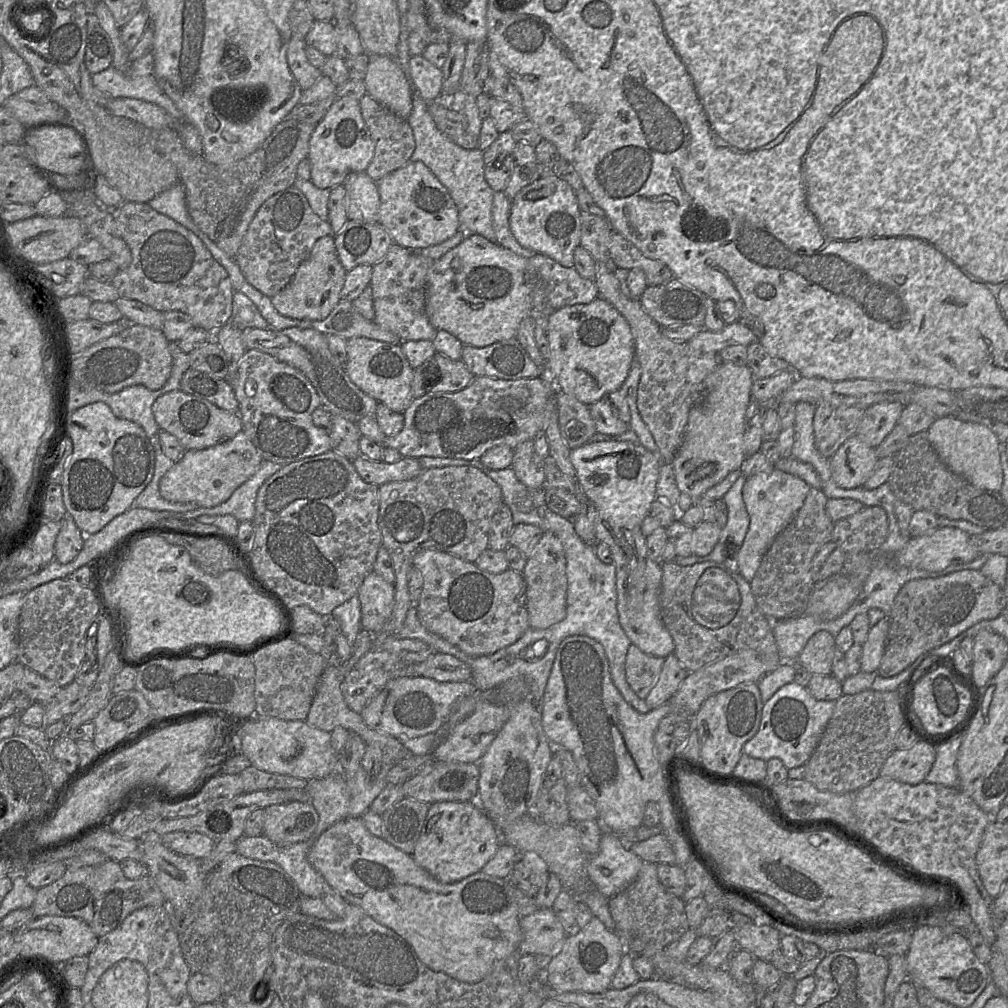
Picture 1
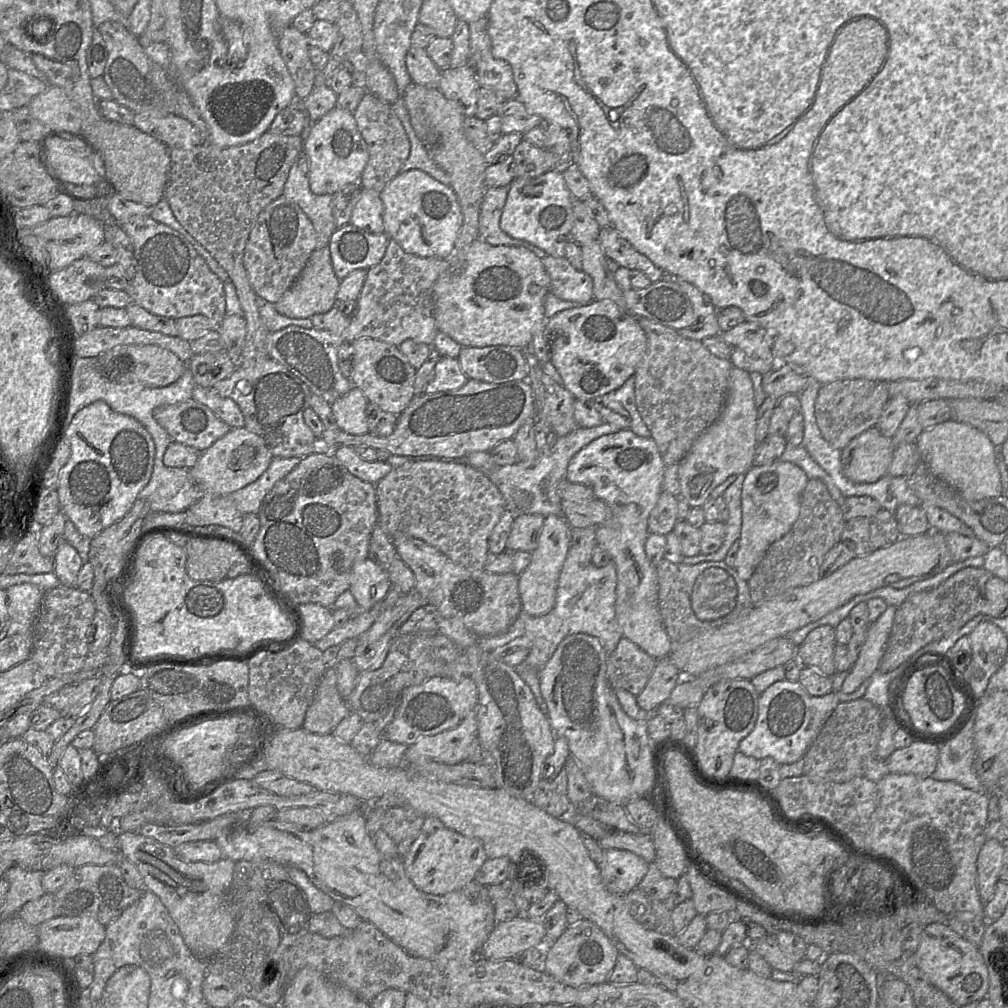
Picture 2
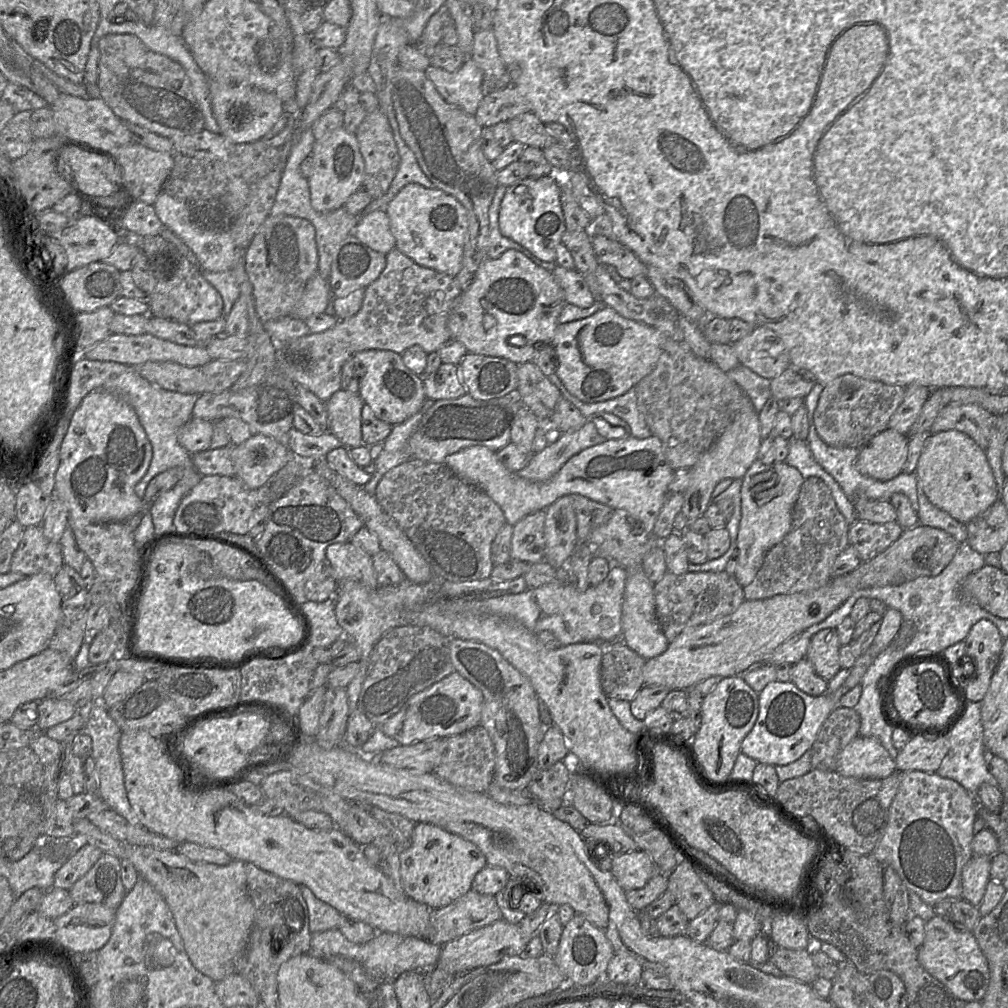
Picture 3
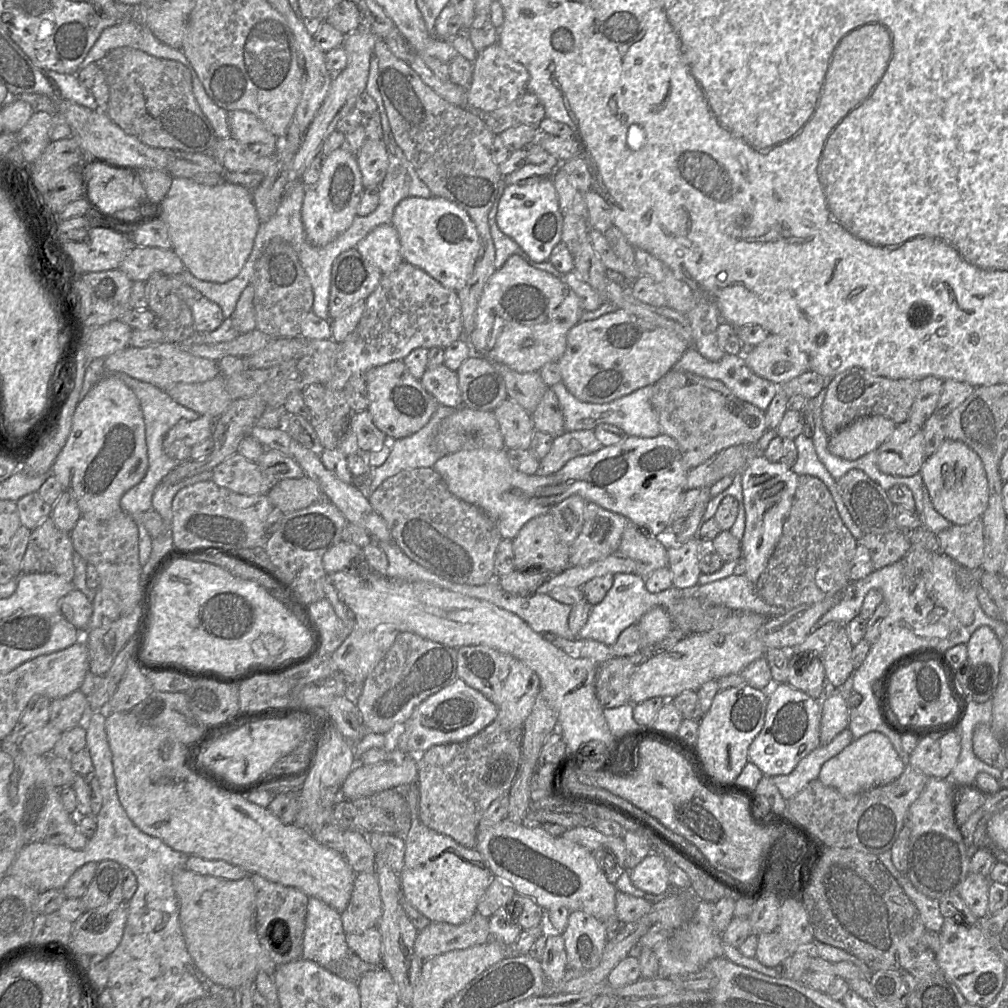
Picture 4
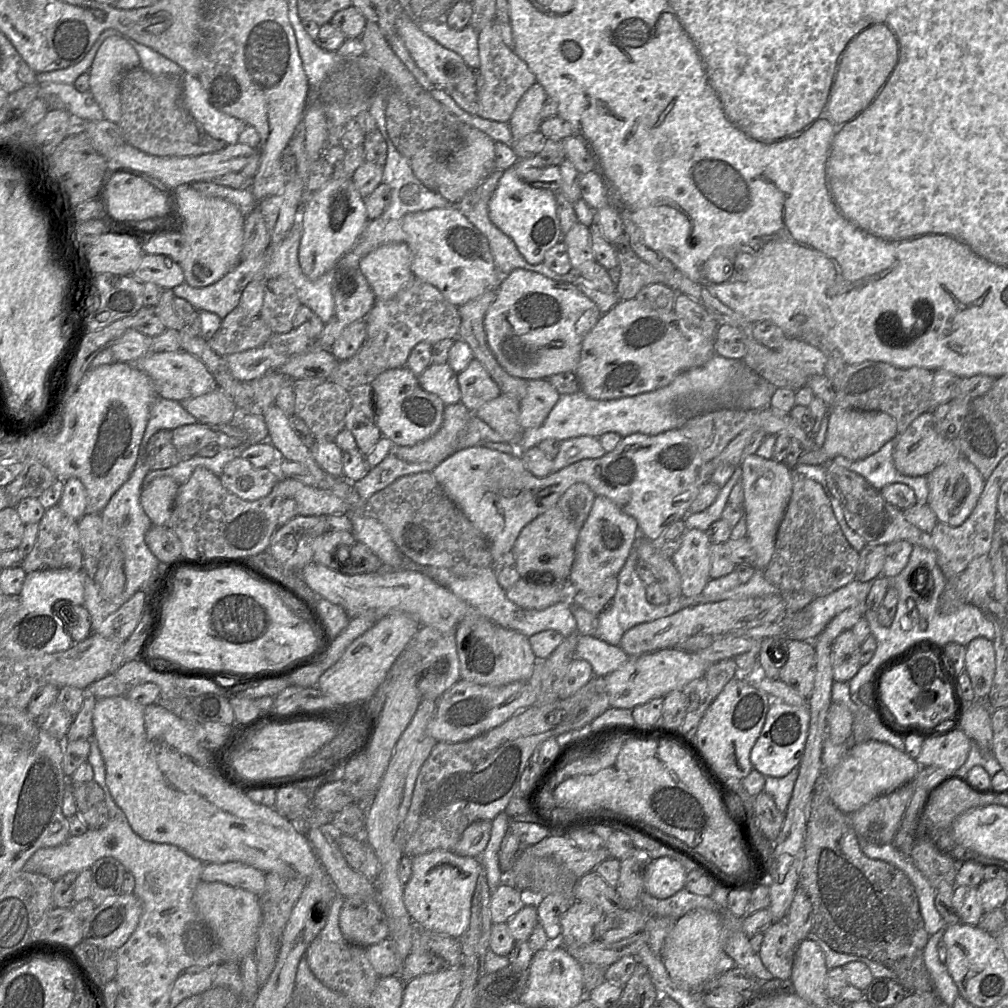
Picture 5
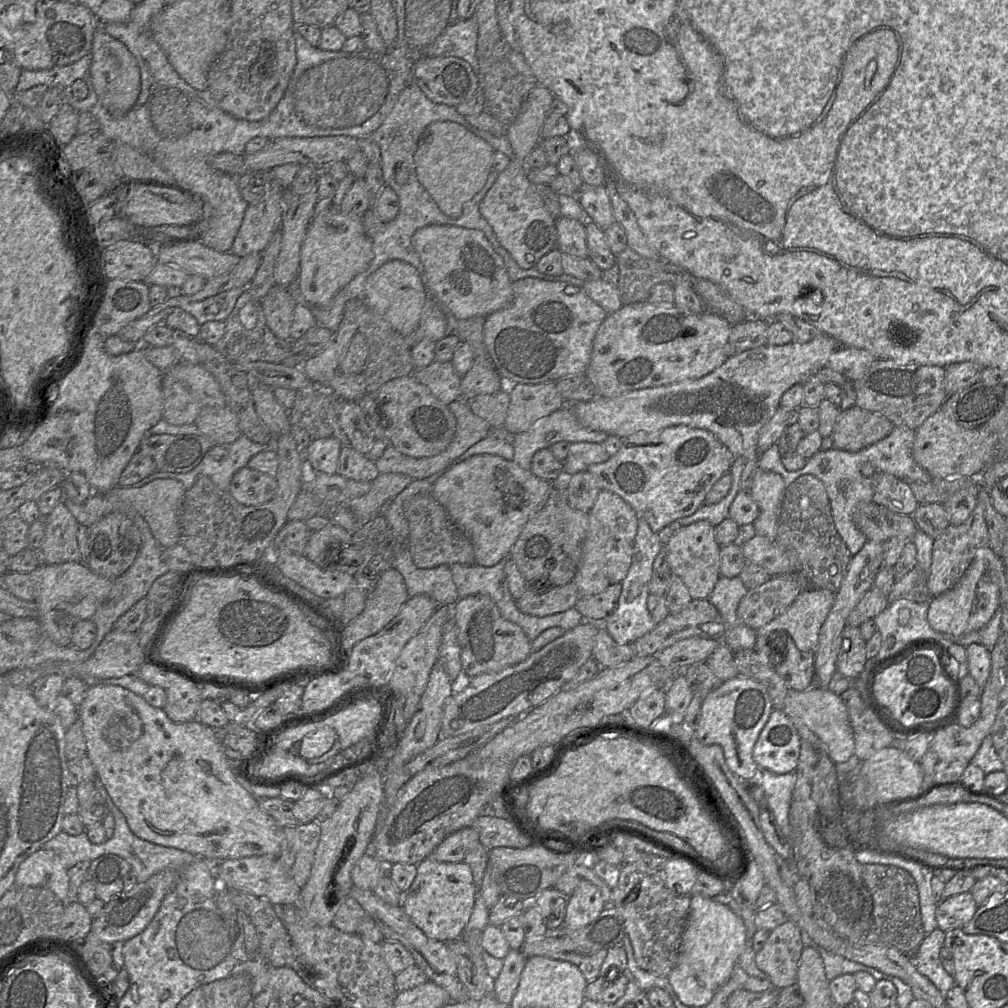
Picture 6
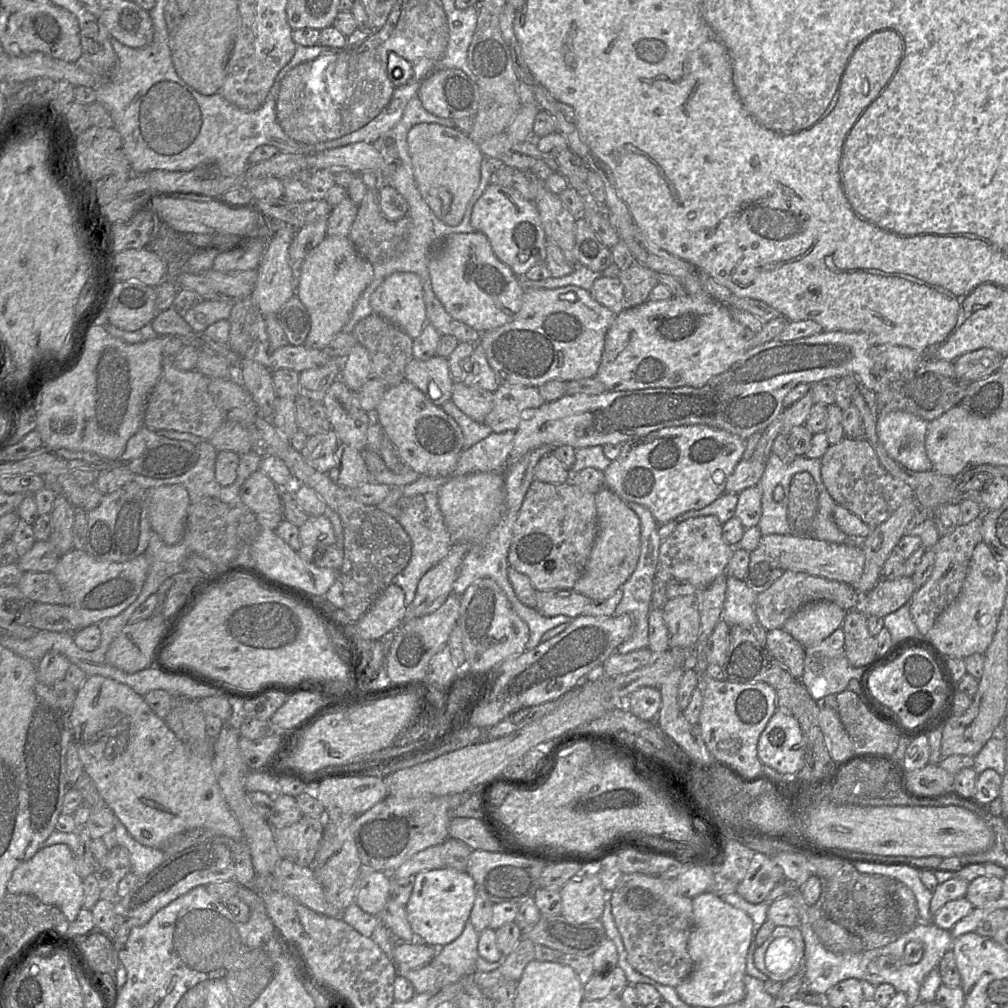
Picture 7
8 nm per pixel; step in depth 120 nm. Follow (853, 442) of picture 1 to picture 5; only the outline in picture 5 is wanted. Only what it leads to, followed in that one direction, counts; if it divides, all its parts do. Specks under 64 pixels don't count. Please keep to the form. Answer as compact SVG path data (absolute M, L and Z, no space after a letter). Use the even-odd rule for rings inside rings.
M927 411L918 416L903 433L897 435L893 451L896 470L905 476L911 477L927 476L941 464L958 457L963 456L961 456L956 442L943 438L935 430L932 411Z

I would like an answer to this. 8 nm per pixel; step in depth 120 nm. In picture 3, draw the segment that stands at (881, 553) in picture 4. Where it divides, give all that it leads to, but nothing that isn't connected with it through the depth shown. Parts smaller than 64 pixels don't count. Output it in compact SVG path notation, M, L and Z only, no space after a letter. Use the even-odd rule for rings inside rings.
M857 520L849 525L848 541L861 562L866 562L890 547L903 531L897 521L878 524Z

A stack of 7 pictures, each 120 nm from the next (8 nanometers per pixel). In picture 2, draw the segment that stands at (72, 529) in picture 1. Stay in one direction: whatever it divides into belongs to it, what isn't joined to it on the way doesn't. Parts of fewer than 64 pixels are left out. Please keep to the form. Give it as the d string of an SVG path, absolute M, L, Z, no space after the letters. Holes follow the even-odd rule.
M63 538L53 556L53 571L60 584L66 587L76 587L78 573L83 564L84 554L80 554Z

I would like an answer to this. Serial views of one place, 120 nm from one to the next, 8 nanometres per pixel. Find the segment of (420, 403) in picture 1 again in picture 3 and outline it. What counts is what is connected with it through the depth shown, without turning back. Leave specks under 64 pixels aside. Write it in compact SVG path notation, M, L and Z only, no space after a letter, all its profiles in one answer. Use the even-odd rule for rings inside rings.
M516 392L489 400L478 400L468 393L458 398L436 400L411 433L408 453L411 459L444 463L448 455L470 446L485 446L497 452L510 443L511 425L521 406ZM295 428L288 432L287 447L295 457L325 459L331 450L341 446L341 442L329 431L318 436L305 435Z

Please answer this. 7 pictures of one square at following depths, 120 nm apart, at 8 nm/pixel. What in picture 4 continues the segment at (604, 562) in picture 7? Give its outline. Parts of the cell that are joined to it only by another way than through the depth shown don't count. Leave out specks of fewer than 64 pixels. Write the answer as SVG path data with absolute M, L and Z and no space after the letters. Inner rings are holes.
M588 501L582 531L570 545L570 565L587 566L618 551L628 523L624 516Z

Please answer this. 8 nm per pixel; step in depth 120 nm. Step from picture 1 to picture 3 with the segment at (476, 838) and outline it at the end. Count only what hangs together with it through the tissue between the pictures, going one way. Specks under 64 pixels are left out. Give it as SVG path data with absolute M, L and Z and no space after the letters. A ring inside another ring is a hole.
M417 823L410 844L400 853L400 878L406 896L431 910L444 908L472 889L476 874L487 864L481 850L435 825Z

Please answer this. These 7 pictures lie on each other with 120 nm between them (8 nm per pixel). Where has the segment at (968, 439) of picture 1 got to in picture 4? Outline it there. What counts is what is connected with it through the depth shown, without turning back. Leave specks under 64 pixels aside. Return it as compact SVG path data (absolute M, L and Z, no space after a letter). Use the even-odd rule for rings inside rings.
M945 439L938 450L927 457L919 472L934 509L952 525L966 525L980 518L988 505L988 481L978 454L960 441Z

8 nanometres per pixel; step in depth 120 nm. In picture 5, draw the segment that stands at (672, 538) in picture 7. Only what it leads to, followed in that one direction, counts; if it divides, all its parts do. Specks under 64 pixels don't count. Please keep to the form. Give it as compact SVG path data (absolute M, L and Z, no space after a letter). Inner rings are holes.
M686 530L682 544L671 560L681 577L682 595L692 597L702 594L710 578L711 543L704 531Z

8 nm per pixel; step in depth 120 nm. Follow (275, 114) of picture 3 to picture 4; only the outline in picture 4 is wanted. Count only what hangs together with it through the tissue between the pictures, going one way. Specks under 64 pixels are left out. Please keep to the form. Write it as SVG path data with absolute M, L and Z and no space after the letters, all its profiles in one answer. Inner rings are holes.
M244 110L228 111L231 137L237 141L252 145L263 143L279 146L279 139L252 113Z

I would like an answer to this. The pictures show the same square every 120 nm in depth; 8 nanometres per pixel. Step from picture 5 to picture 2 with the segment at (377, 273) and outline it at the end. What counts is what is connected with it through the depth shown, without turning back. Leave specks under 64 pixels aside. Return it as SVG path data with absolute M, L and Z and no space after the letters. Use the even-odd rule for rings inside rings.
M361 188L350 223L371 233L384 233L383 203L380 193Z

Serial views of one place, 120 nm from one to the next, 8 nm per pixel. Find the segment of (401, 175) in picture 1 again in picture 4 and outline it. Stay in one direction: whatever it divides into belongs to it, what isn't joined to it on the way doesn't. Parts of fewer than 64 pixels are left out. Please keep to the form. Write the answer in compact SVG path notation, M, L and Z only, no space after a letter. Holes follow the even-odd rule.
M407 197L396 205L391 224L398 233L404 261L425 271L445 288L457 292L464 287L478 258L480 240L463 209L442 197Z

